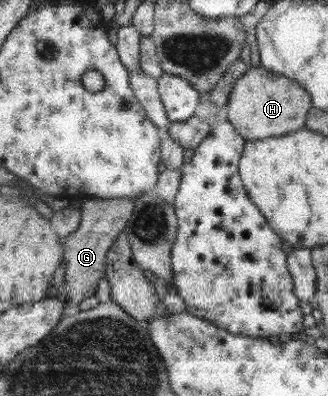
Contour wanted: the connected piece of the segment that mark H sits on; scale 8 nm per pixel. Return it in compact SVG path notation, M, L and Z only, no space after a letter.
M250 66L247 73L236 81L227 105L229 121L236 130L240 130L244 138L250 141L262 140L270 136L284 136L304 128L308 120L308 112L312 108L312 98L298 82L286 76L278 76L264 66Z

